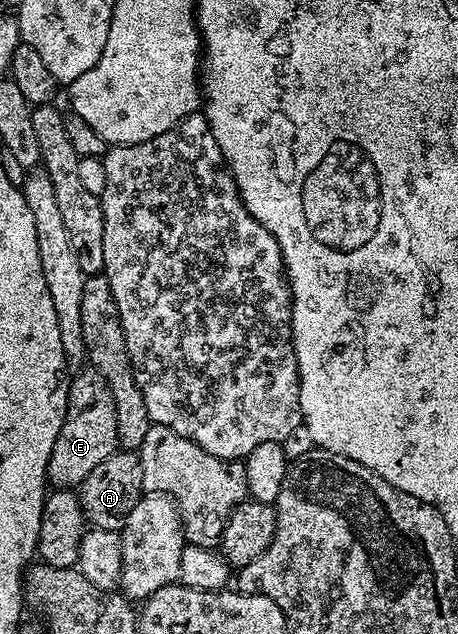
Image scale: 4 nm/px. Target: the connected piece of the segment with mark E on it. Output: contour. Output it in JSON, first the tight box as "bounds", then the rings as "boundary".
{"bounds":[48,368,118,488],"boundary":[[[95,368],[81,369],[80,375],[73,377],[68,383],[68,411],[62,424],[62,432],[58,432],[58,440],[54,440],[54,452],[50,452],[48,461],[48,481],[56,488],[76,488],[80,483],[118,449],[118,416],[114,410],[114,396],[110,392],[110,384]]]}

